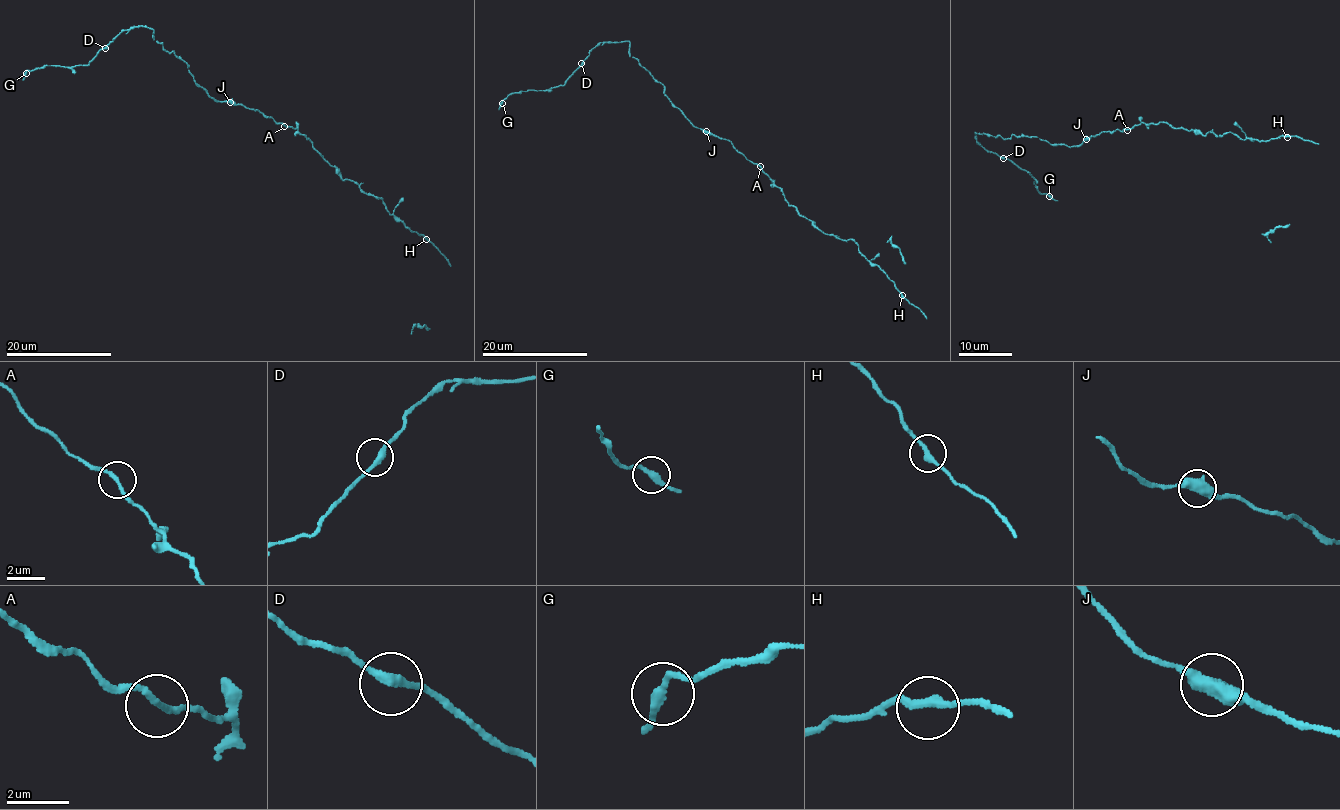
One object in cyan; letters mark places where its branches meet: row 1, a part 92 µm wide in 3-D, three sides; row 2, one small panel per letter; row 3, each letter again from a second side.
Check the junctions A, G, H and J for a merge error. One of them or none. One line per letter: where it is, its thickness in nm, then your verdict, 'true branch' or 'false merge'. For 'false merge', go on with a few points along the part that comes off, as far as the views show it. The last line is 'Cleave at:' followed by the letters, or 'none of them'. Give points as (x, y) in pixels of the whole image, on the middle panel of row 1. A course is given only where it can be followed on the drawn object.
A: (760, 166) | 170 nm | true branch
G: (502, 103) | 280 nm | true branch
H: (902, 295) | 280 nm | true branch
J: (706, 131) | 500 nm | true branch
Cleave at: none of them

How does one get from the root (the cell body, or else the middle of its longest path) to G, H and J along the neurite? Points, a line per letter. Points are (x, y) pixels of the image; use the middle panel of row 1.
G: (759, 167), (689, 120), (664, 85), (630, 56), (627, 41), (602, 42), (562, 85), (512, 93), (501, 103)
H: (759, 167), (797, 213), (824, 233), (853, 240), (858, 252), (878, 266), (902, 295)
J: (759, 167), (729, 140), (706, 132)

